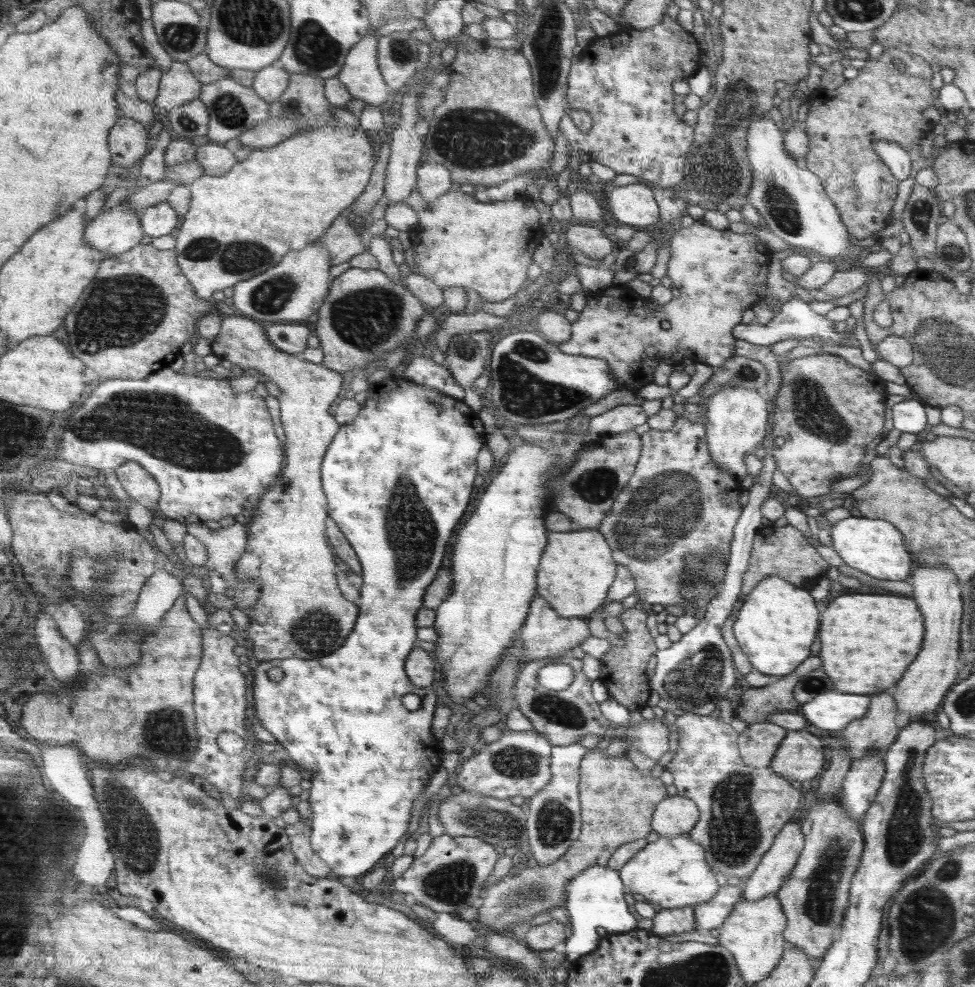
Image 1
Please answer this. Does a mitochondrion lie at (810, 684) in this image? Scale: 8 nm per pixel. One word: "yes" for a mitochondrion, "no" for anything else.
yes

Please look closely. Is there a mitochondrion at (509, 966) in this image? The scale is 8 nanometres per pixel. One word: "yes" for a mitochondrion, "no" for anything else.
no

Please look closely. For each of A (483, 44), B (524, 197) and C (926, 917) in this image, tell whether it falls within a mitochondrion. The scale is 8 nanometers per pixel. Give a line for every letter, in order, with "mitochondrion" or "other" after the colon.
A: other
B: other
C: mitochondrion

